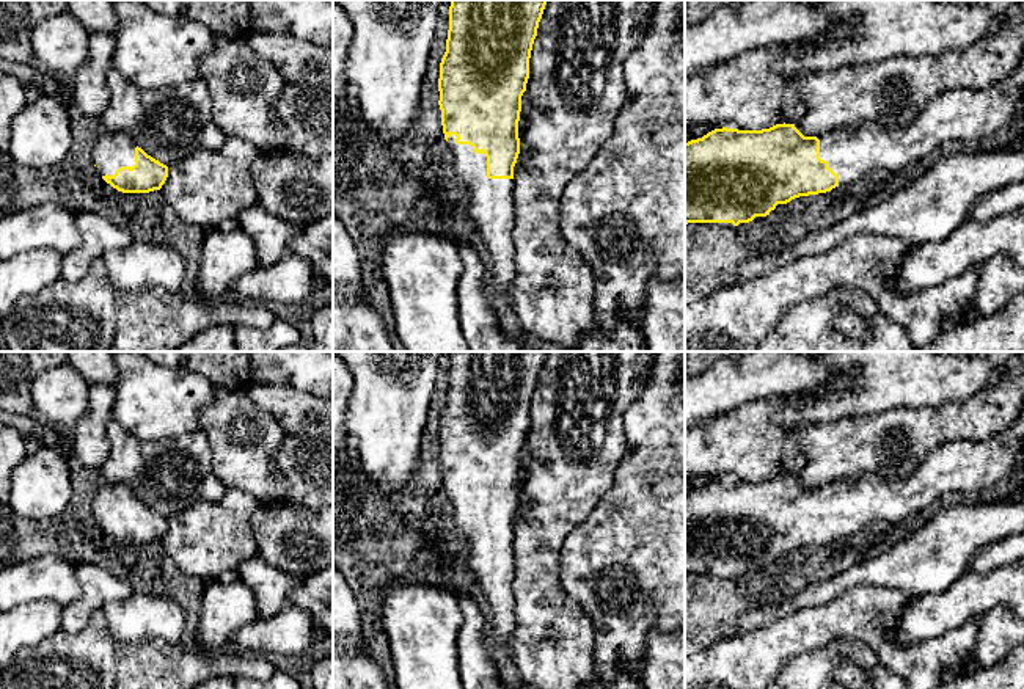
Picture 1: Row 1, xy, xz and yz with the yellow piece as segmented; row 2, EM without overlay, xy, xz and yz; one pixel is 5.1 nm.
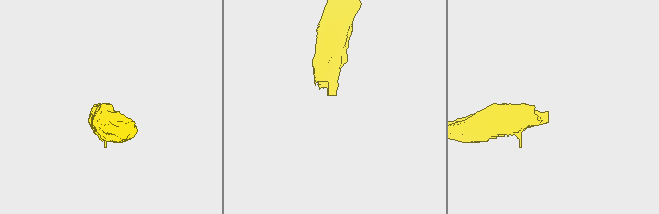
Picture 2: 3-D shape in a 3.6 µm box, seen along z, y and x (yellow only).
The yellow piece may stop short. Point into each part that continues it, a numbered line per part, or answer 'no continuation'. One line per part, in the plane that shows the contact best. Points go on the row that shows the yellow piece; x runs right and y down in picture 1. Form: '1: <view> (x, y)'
1: xz (490, 201)

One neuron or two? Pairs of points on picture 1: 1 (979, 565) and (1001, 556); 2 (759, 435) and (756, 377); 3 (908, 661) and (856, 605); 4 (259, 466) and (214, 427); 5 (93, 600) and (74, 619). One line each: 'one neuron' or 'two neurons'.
1: one neuron
2: two neurons
3: one neuron
4: one neuron
5: one neuron

